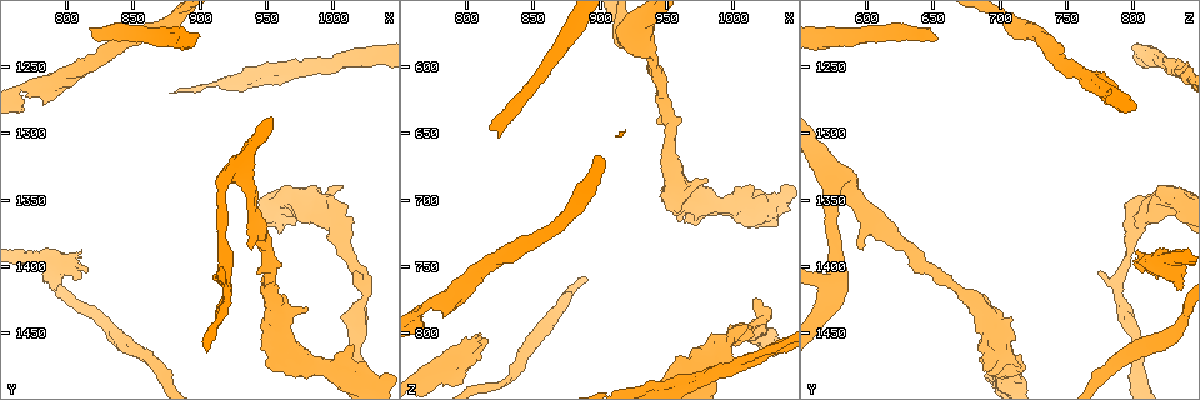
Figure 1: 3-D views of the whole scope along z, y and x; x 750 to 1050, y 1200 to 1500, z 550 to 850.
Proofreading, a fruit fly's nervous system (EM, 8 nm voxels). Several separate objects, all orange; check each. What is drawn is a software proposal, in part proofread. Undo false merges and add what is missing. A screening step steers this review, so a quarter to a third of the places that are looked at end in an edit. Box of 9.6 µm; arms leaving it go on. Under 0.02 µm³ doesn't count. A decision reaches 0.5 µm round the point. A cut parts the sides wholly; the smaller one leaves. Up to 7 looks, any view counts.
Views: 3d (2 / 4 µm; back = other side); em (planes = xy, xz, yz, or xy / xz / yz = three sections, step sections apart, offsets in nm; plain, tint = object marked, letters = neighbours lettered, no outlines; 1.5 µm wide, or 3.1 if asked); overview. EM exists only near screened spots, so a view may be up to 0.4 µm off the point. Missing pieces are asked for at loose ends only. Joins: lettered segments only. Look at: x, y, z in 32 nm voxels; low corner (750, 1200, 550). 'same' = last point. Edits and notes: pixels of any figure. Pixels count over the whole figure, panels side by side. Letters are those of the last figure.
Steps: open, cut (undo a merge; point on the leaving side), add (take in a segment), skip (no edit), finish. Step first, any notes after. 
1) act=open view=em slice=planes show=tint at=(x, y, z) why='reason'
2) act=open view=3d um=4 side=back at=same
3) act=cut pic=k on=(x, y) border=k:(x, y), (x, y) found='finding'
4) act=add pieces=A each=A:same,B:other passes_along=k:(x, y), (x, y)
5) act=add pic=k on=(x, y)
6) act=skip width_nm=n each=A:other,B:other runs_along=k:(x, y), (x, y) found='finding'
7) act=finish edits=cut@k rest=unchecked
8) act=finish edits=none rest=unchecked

act=open view=em slice=yz step=8 show=tint at=(968, 1254, 836)

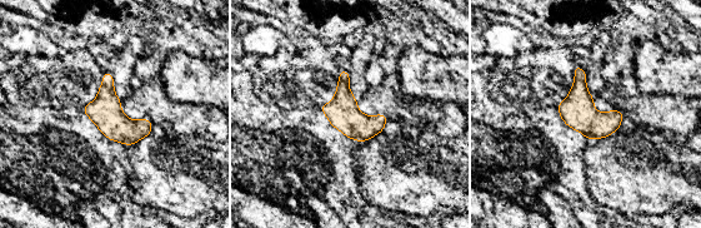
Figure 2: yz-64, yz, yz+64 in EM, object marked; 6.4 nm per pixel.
act=open view=em slice=planes show=tint at=same

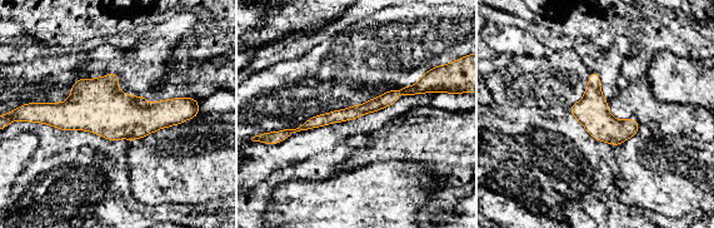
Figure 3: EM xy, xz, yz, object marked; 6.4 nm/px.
act=open view=em slice=planes show=letters at=same why='what lies round it'

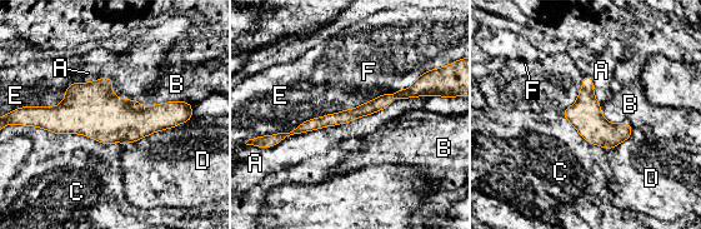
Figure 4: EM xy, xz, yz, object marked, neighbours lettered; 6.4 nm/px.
act=skip each=A:other,B:other,C:other,D:other,E:other,F:other runs_along=4:(35, 113), (43, 117), (185, 117) found='all the same neuron'

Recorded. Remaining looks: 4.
act=open view=em slice=xz step=8 show=tint at=(1016, 1406, 776)

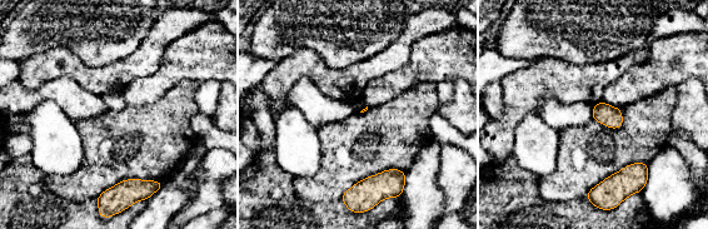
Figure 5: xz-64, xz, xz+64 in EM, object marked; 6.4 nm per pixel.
act=open view=em slice=xz step=8 show=letters at=same

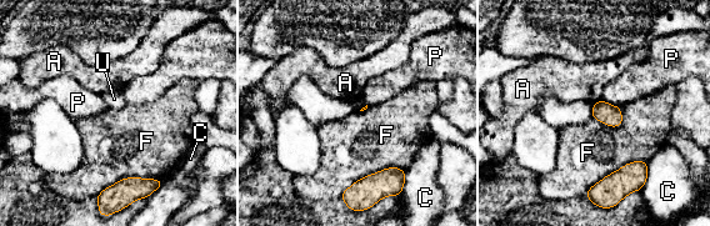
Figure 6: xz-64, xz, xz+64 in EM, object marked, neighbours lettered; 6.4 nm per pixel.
act=skip each=A:other,C:other,F:other,P:other,U:other found='no lettered segment goes on from it'

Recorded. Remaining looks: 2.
act=finish edits=none rest=unchecked

